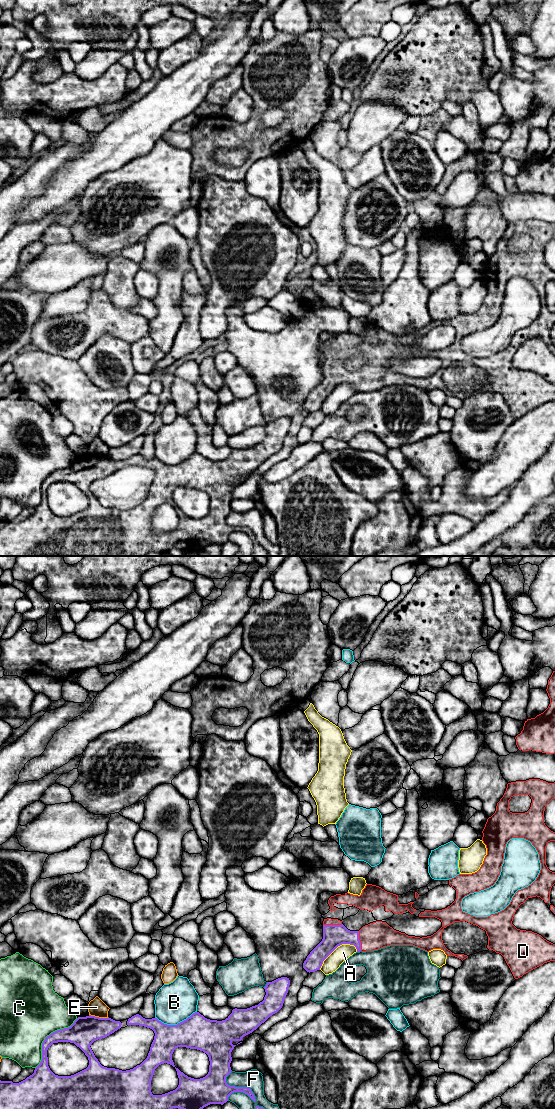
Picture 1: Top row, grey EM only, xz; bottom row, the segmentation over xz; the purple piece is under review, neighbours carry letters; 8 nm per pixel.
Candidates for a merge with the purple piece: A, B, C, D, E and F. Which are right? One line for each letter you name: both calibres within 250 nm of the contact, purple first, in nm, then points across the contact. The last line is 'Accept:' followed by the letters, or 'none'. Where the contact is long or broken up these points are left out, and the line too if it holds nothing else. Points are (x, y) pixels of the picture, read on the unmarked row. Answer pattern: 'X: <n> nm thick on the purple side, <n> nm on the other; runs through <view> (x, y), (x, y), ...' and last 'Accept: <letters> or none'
D: 180 nm thick on the purple side, 220 nm on the other; runs through xz (333, 375), (354, 377), (359, 381), (376, 375)
Accept: D

